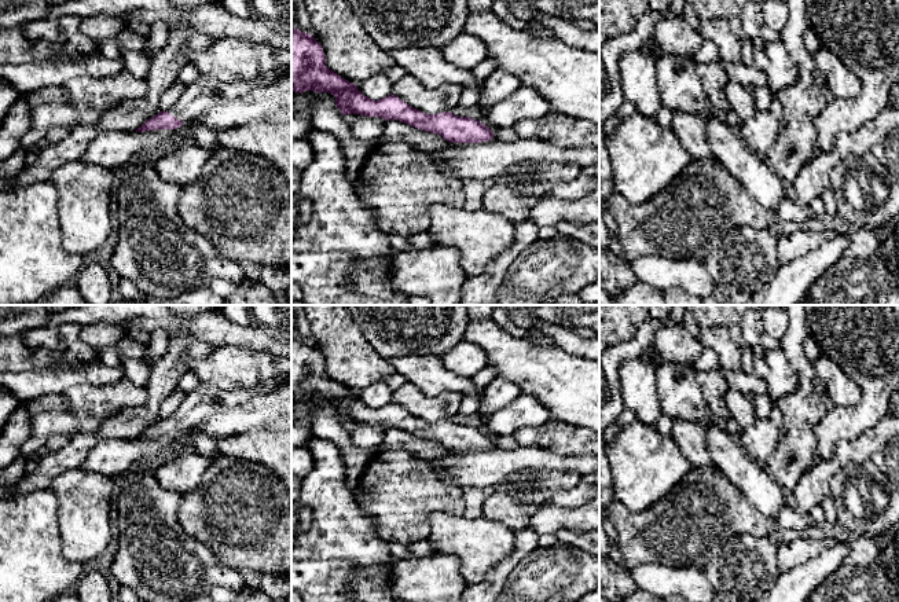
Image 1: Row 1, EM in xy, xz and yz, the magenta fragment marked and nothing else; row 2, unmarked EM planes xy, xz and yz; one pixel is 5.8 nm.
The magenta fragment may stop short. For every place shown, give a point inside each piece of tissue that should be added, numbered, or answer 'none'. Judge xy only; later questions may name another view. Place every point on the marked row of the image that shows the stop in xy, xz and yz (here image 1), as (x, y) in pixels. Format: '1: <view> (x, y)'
1: xy (206, 92)

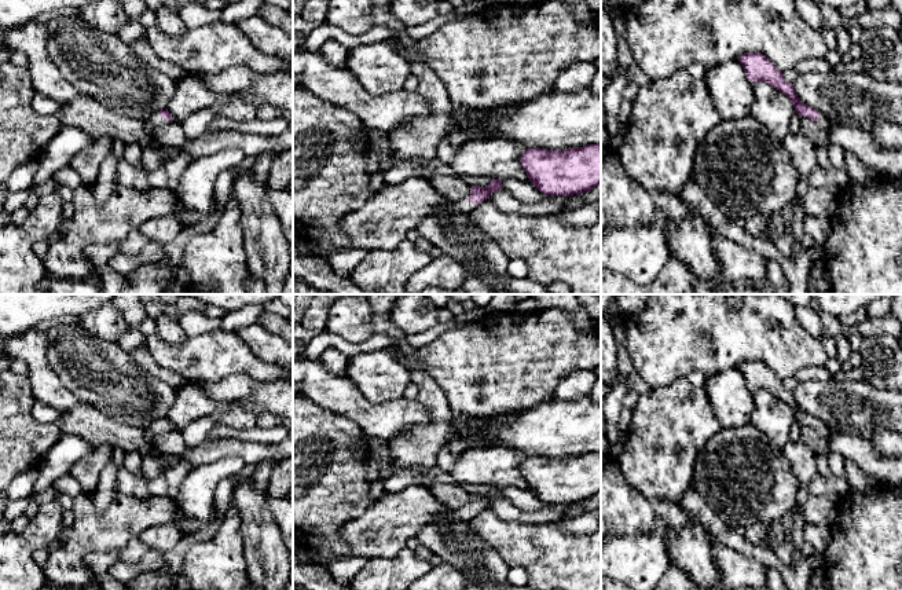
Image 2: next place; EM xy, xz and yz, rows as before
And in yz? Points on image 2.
1: yz (822, 121)

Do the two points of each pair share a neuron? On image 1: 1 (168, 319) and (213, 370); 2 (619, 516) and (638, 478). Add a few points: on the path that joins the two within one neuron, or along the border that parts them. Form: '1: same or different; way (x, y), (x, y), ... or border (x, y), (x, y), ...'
1: different; border (213, 347), (241, 345), (246, 348)
2: different; border (615, 498), (635, 511), (642, 511), (656, 502)

